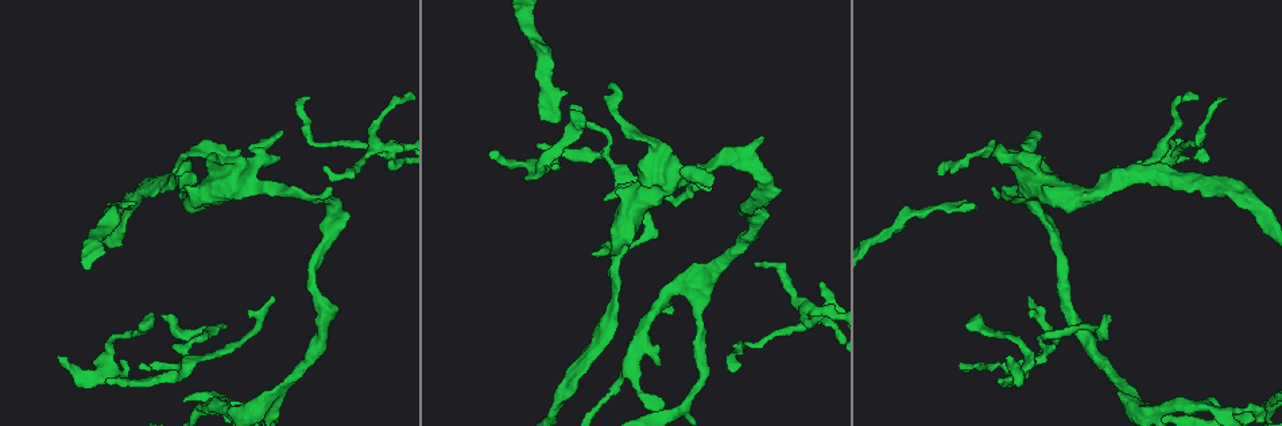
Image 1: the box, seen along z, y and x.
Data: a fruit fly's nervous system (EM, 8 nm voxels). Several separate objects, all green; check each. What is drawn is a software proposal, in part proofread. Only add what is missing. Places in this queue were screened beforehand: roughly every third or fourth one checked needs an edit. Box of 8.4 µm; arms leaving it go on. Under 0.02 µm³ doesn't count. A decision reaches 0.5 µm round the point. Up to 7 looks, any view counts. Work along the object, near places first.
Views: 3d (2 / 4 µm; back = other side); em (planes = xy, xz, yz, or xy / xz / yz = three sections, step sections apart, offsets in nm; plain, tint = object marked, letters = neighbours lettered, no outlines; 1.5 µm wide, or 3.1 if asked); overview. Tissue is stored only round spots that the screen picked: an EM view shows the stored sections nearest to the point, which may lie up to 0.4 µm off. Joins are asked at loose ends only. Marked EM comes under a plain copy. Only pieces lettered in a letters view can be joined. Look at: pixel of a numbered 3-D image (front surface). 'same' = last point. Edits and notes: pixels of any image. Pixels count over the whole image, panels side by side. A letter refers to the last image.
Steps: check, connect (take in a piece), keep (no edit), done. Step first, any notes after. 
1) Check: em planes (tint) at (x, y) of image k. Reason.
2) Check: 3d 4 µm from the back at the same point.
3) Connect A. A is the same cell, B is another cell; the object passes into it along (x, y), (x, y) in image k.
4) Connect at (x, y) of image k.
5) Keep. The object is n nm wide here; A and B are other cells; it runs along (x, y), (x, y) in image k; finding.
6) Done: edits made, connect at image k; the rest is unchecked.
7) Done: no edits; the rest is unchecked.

Check: 3d 2 µm at (1009, 358) of image 1. Tapers out.

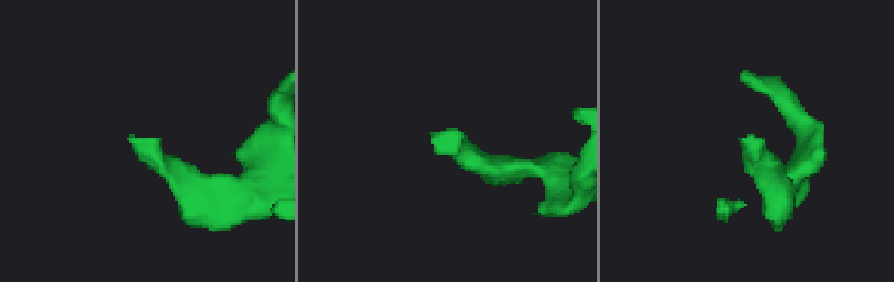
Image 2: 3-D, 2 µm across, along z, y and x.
Check: em xy step 8 (letters) at (439, 144) of image 2. Need the tissue.

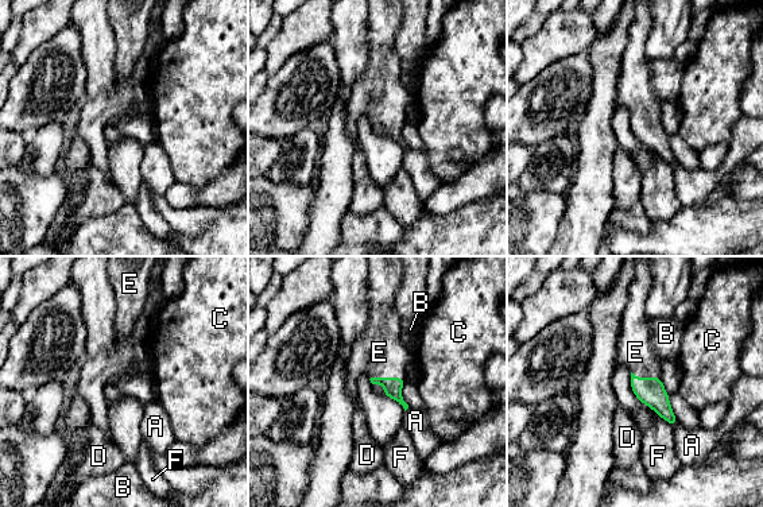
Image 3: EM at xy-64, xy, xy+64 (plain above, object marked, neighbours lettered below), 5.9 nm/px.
Check: em planes (letters) at the same point. Another direction.

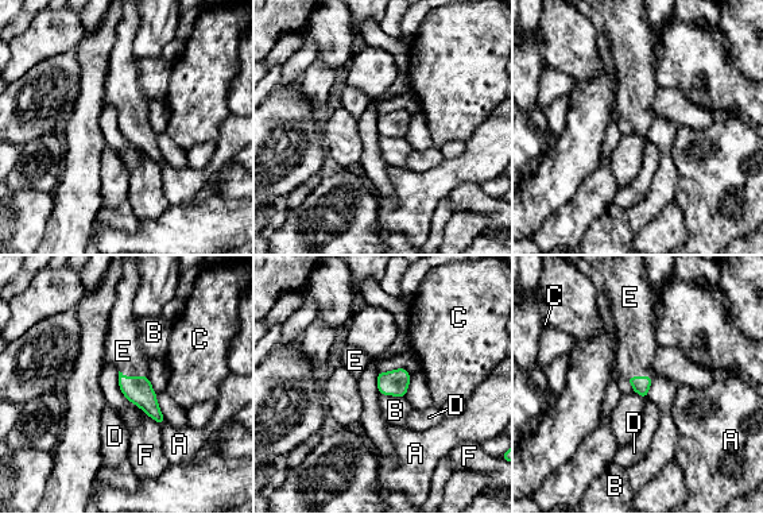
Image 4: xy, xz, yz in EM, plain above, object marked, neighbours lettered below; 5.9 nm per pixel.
Connect E. The longest contact is with E, 180 nm; E is the same cell, A, B, C, D and F are other cells; the neuron continues.

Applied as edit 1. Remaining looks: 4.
Check: overview.

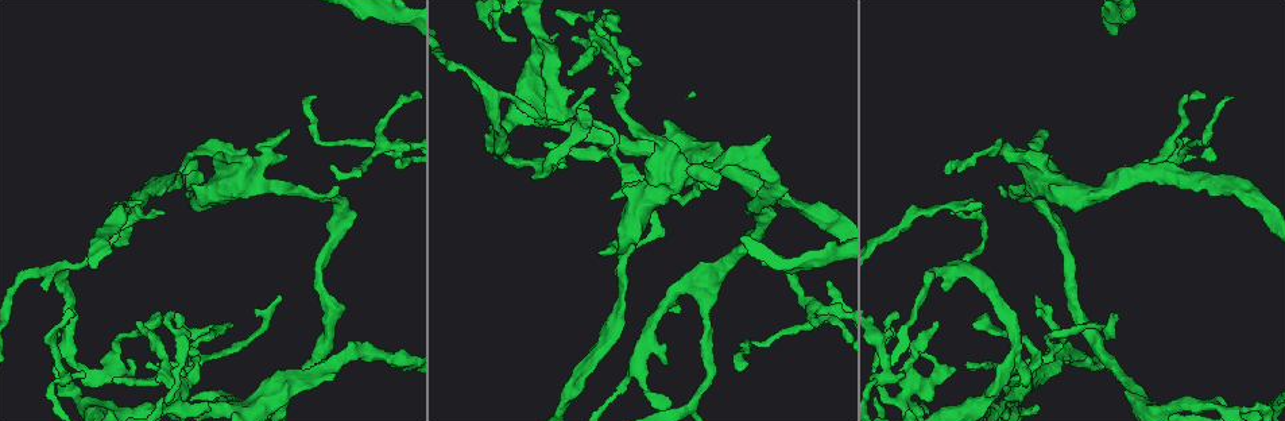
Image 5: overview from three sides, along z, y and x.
Check: em xz step 8 (letters) at (566, 72) of image 5. Tapers out.

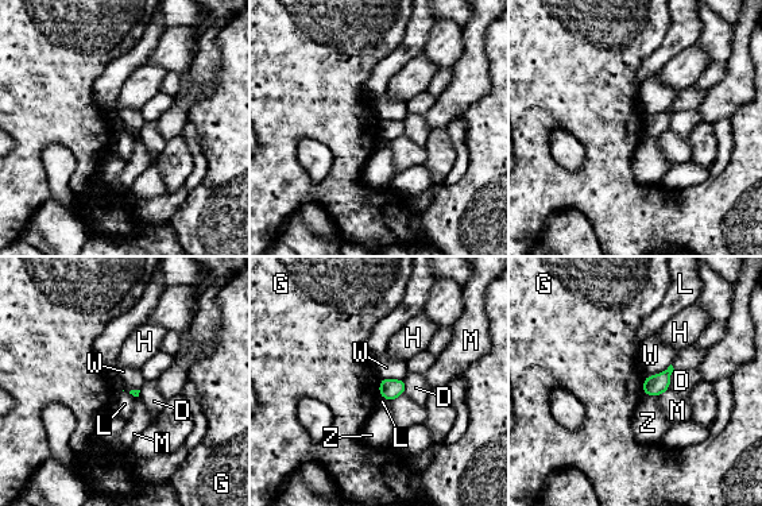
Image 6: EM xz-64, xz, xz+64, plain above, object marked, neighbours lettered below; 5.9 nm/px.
Keep. D, G, H, L, M, W and Z are other cells; a border runs along (646, 377), (643, 394) in image 6; none of them fits.

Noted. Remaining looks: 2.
Check: 3d 2 µm at (1233, 99) of image 5.

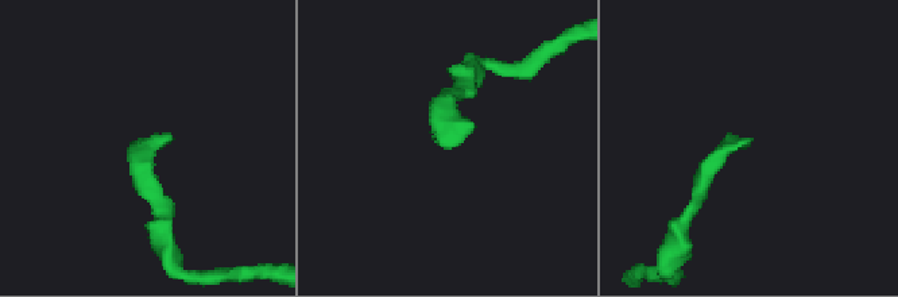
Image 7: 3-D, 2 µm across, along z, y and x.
Check: em planes (letters) at (158, 146) of image 7. Now the EM.

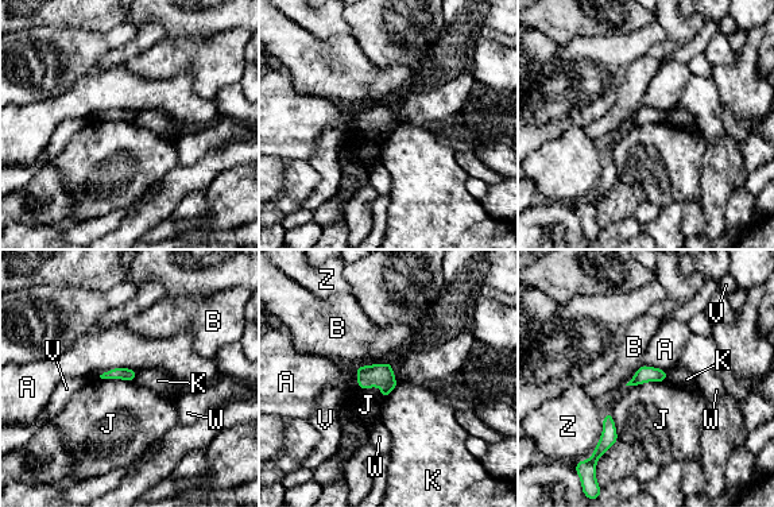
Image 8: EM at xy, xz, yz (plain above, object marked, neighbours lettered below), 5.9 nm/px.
Keep. A, B, J, K, V, W and Z are other cells; a border runs along (665, 379), (626, 386) in image 8; none of them fits.

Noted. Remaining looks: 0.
Done: edits made, connect at image 4; the rest is unchecked.

